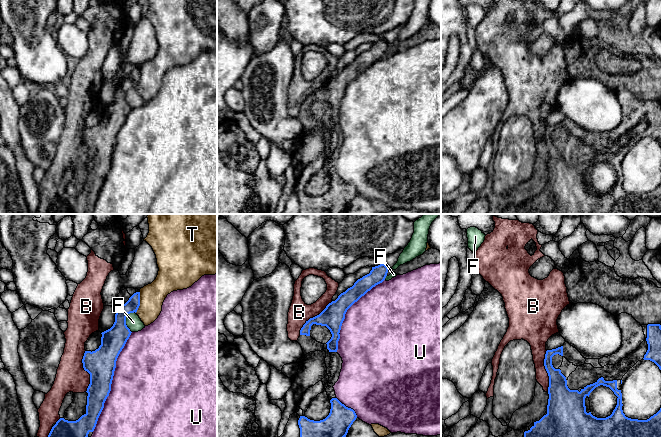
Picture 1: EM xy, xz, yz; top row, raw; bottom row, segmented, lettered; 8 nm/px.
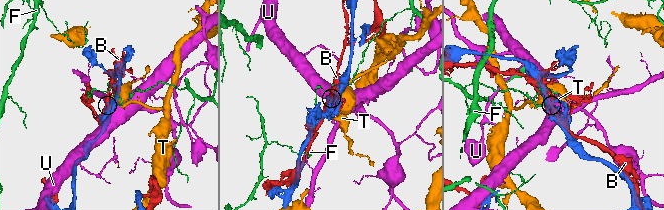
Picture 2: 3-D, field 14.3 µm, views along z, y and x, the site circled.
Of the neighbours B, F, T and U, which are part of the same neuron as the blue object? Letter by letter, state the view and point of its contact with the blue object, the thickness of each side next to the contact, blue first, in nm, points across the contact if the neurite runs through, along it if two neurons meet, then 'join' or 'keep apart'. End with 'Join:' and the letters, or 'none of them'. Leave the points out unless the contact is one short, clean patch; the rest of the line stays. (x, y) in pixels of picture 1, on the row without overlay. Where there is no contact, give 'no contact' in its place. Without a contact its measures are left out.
B: contact xy (86, 146); calibres 240 and 240 nm; keep apart
F: contact xy (125, 96); calibres 200 and 120 nm; keep apart
T: contact xy (139, 78); calibres 110 and 200 nm; keep apart
U: contact xy (111, 158); calibres 240 and 500 nm; keep apart
Join: none of them

